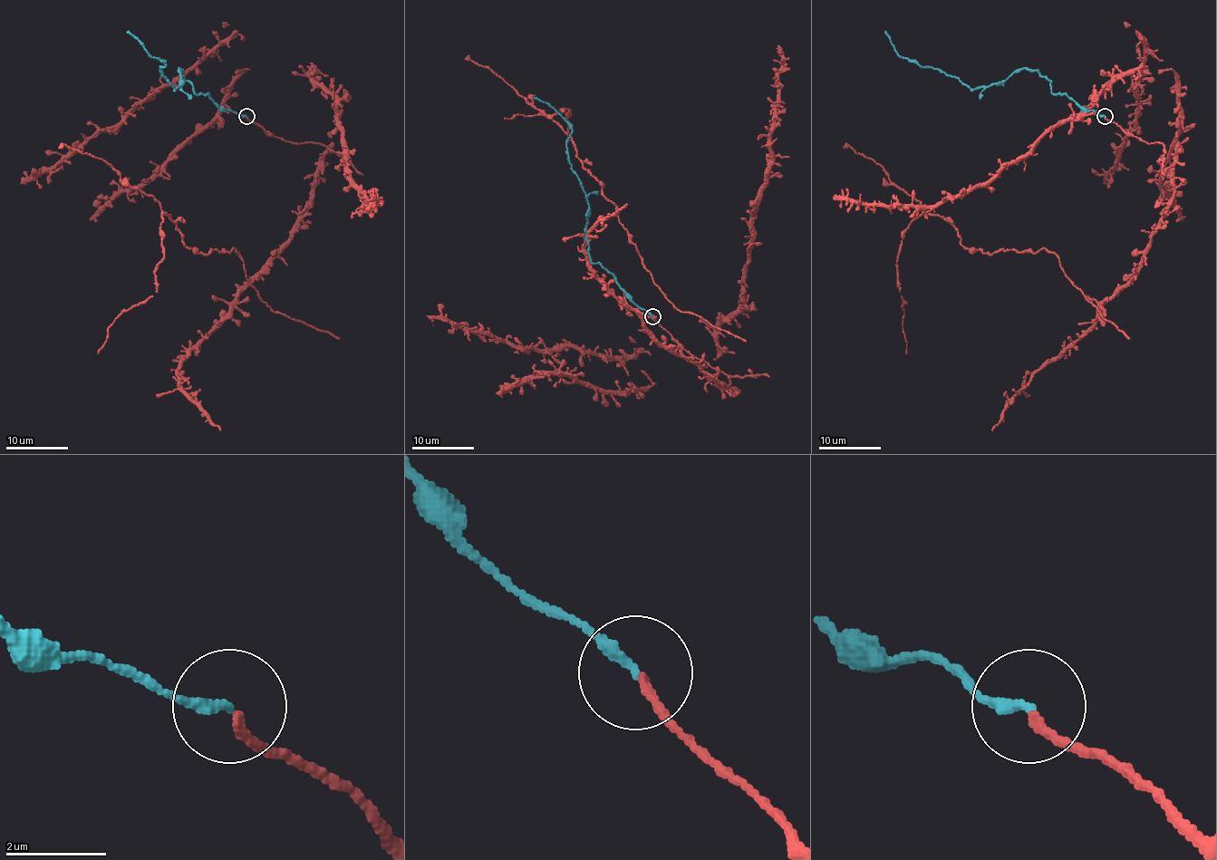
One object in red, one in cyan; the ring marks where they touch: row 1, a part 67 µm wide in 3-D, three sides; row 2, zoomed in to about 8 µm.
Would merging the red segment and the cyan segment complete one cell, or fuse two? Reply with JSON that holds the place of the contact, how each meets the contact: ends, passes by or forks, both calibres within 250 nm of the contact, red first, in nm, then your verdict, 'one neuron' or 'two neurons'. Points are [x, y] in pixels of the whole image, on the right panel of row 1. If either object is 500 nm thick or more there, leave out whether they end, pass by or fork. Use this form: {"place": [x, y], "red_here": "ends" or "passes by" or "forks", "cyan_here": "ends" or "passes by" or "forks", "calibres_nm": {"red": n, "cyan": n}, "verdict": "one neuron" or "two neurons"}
{"place": [1105, 116], "red_here": "ends", "cyan_here": "ends", "calibres_nm": {"red": 170, "cyan": 200}, "verdict": "one neuron"}

